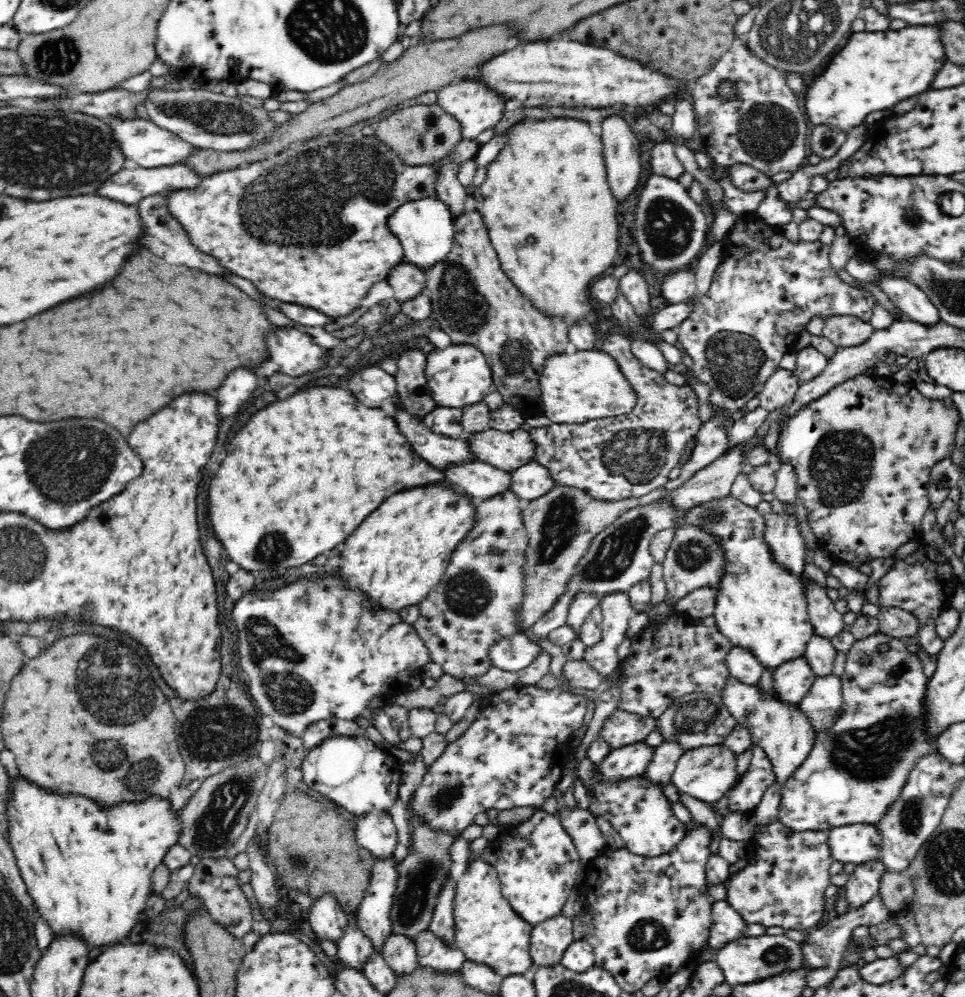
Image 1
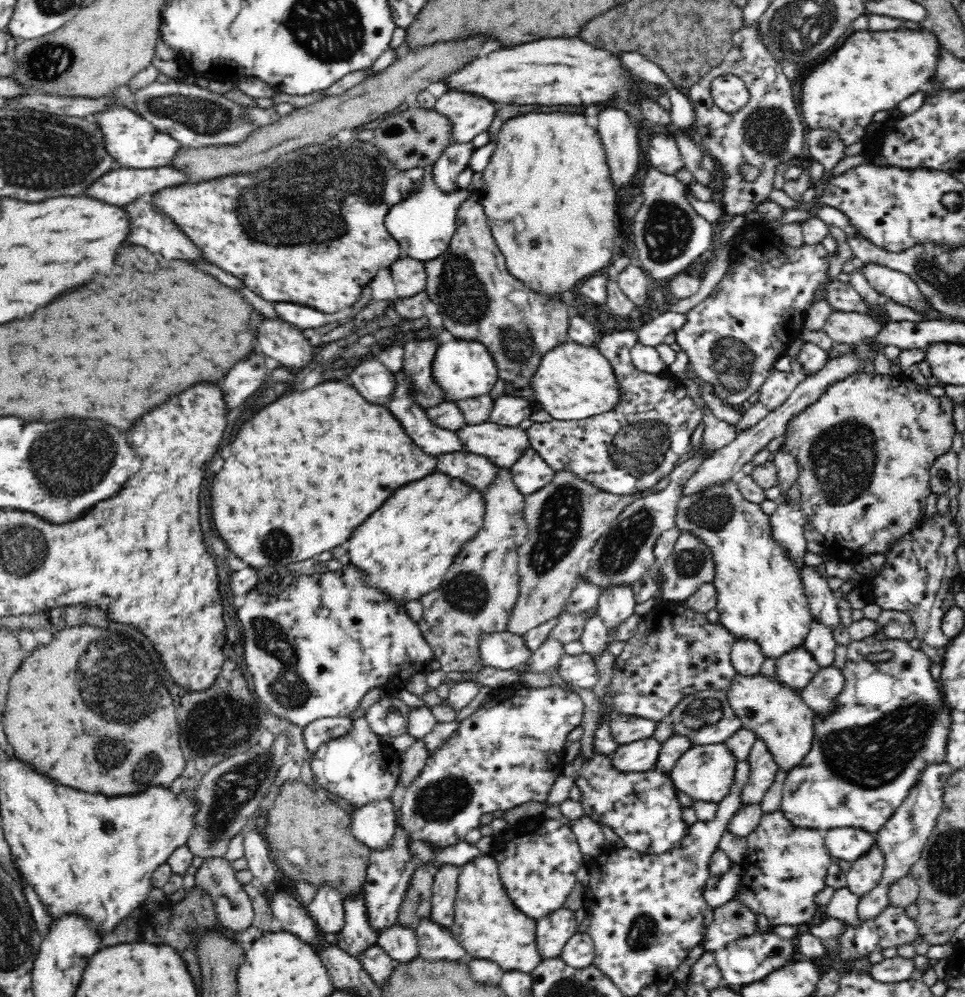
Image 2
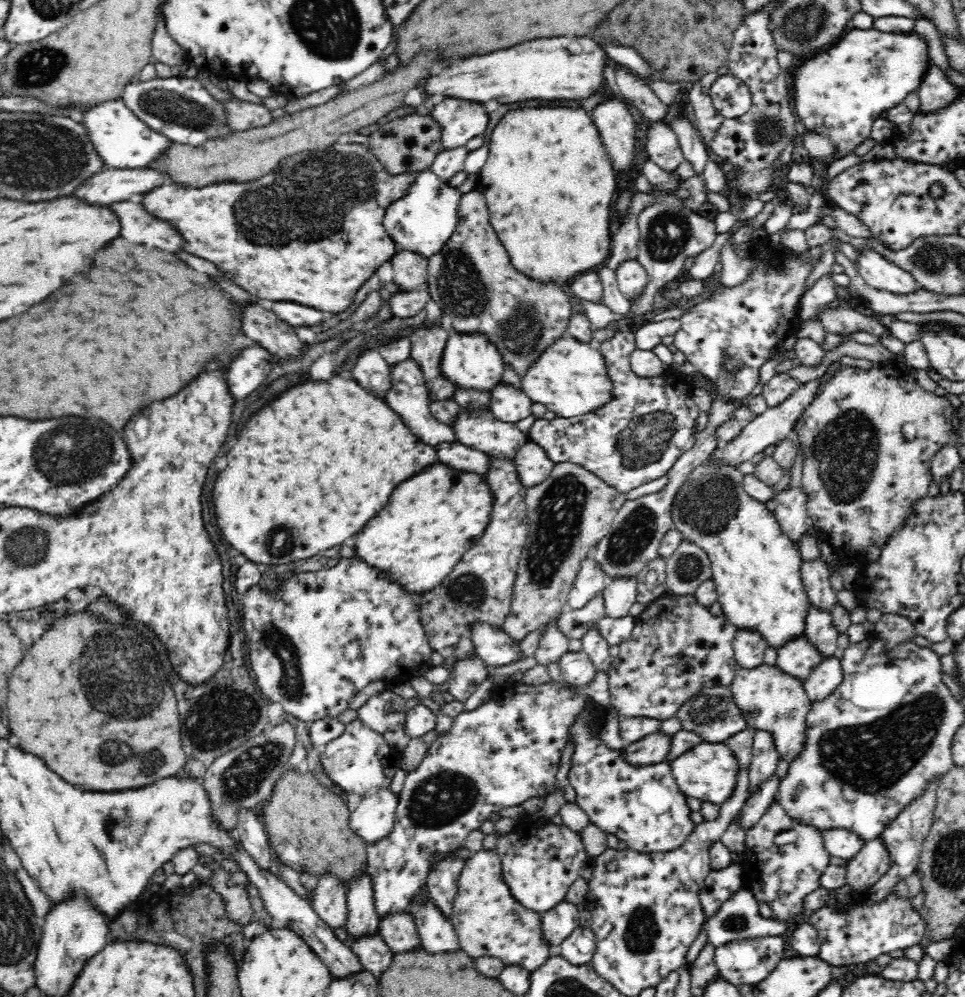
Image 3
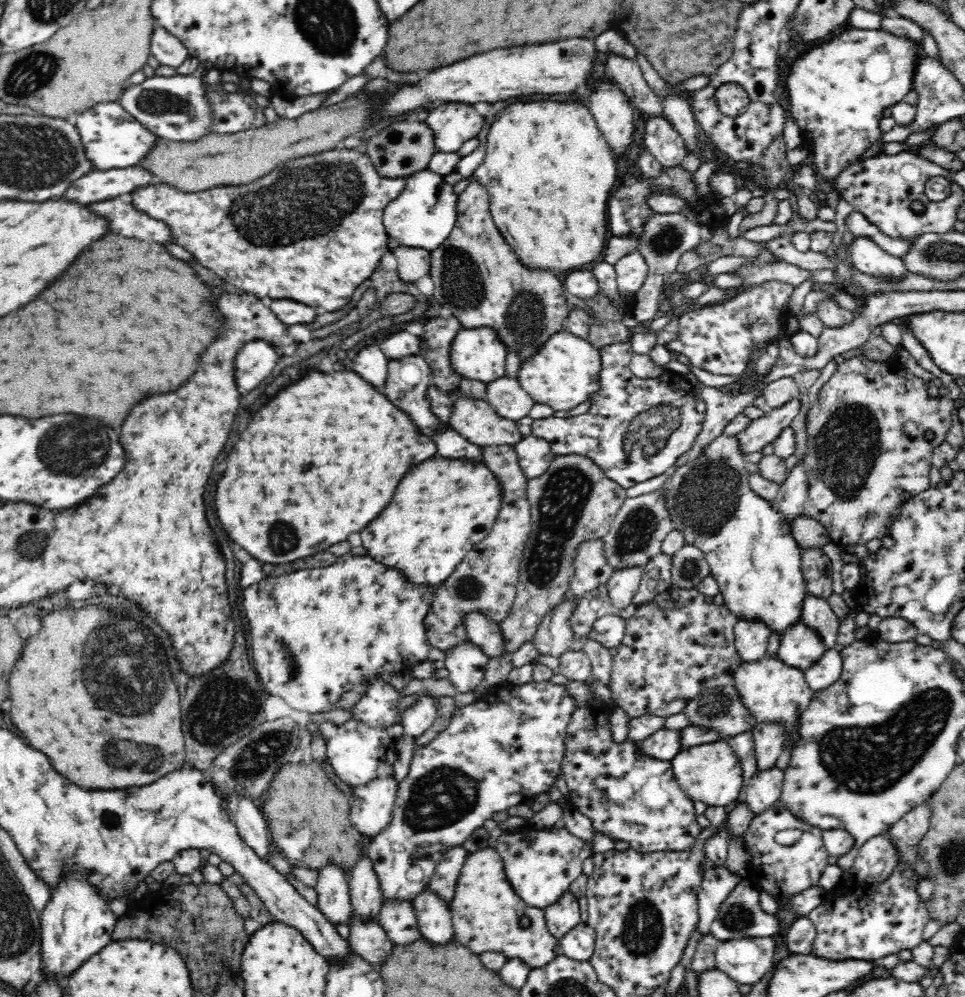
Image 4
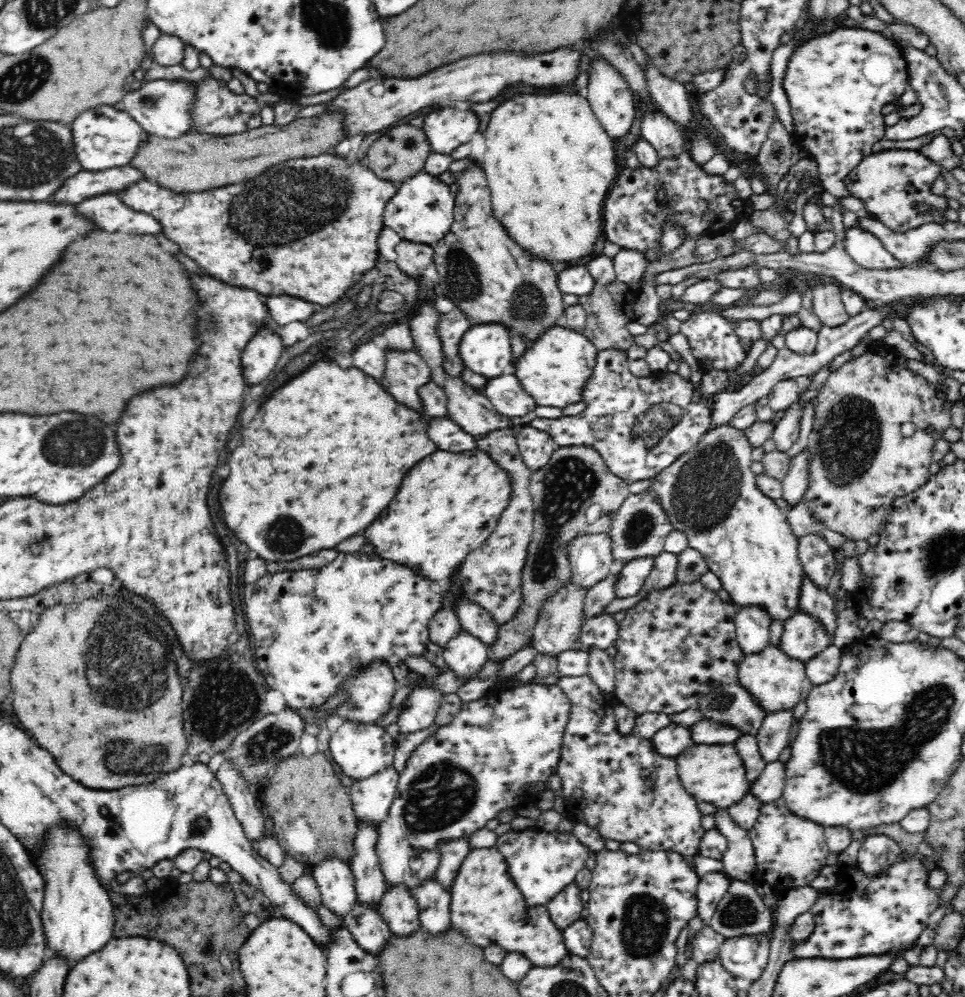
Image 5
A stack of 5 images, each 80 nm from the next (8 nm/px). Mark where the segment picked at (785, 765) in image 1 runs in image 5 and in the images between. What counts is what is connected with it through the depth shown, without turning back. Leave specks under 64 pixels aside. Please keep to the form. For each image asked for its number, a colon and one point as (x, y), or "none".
2: (777, 715)
3: (770, 700)
4: (774, 693)
5: (776, 682)

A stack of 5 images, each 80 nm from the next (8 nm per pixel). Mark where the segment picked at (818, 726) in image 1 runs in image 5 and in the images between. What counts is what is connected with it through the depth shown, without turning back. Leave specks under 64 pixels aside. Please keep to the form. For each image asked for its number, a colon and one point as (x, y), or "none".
2: (821, 696)
3: (824, 681)
4: (826, 672)
5: (820, 670)

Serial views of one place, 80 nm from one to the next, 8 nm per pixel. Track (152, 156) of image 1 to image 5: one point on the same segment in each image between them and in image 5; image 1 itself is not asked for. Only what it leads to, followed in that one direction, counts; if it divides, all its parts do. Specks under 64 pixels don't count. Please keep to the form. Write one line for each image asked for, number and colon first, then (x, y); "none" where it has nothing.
2: (133, 141)
3: (122, 140)
4: (113, 139)
5: (104, 137)

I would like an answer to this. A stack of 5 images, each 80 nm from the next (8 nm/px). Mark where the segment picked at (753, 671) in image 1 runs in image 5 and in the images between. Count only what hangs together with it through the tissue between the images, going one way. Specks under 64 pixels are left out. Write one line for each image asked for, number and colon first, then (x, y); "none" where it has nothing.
2: (746, 658)
3: (749, 648)
4: (751, 637)
5: (752, 624)

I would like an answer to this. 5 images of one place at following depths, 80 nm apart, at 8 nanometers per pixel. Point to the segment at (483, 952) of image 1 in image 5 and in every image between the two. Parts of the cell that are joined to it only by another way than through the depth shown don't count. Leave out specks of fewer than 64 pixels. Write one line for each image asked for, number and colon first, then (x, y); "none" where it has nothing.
2: (487, 924)
3: (488, 921)
4: (487, 915)
5: (487, 908)

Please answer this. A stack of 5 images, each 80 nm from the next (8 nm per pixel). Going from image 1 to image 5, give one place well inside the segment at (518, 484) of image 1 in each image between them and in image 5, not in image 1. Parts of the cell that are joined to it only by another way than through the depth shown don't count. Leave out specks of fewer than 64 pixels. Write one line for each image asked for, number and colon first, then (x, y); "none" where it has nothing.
2: (530, 474)
3: (532, 464)
4: (534, 455)
5: (536, 448)

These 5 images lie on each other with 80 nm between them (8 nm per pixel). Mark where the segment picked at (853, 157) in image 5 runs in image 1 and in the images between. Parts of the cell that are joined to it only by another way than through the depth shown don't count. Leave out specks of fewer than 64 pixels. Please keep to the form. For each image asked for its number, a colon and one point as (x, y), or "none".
1: (875, 70)
2: (874, 70)
3: (839, 94)
4: (838, 90)

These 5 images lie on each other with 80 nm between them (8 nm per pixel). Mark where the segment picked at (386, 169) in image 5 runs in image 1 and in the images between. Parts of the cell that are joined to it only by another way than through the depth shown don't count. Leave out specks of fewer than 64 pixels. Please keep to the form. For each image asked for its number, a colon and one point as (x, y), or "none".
1: (421, 134)
2: (418, 136)
3: (408, 144)
4: (401, 149)

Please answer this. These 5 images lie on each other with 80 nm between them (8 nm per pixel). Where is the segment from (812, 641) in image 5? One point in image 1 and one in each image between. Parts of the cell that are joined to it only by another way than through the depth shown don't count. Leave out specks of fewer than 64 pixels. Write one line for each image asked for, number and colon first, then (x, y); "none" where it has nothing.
1: (791, 682)
2: (796, 670)
3: (798, 658)
4: (799, 648)

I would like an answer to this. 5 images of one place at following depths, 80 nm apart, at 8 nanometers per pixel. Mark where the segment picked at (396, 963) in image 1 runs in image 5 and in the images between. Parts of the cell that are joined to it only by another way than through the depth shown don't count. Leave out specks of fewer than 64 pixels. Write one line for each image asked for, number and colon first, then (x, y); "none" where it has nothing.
2: (400, 944)
3: (398, 931)
4: (398, 920)
5: (398, 908)

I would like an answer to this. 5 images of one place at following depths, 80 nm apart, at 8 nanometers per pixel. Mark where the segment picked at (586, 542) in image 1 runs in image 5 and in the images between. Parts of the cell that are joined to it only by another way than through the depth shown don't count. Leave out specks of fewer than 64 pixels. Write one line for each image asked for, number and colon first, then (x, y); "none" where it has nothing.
2: (564, 519)
3: (568, 513)
4: (573, 502)
5: (575, 494)

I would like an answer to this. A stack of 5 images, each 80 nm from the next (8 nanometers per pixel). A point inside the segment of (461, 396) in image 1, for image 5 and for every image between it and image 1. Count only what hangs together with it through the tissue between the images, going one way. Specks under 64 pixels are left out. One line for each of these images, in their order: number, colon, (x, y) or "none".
2: (463, 369)
3: (469, 361)
4: (477, 354)
5: (485, 349)

